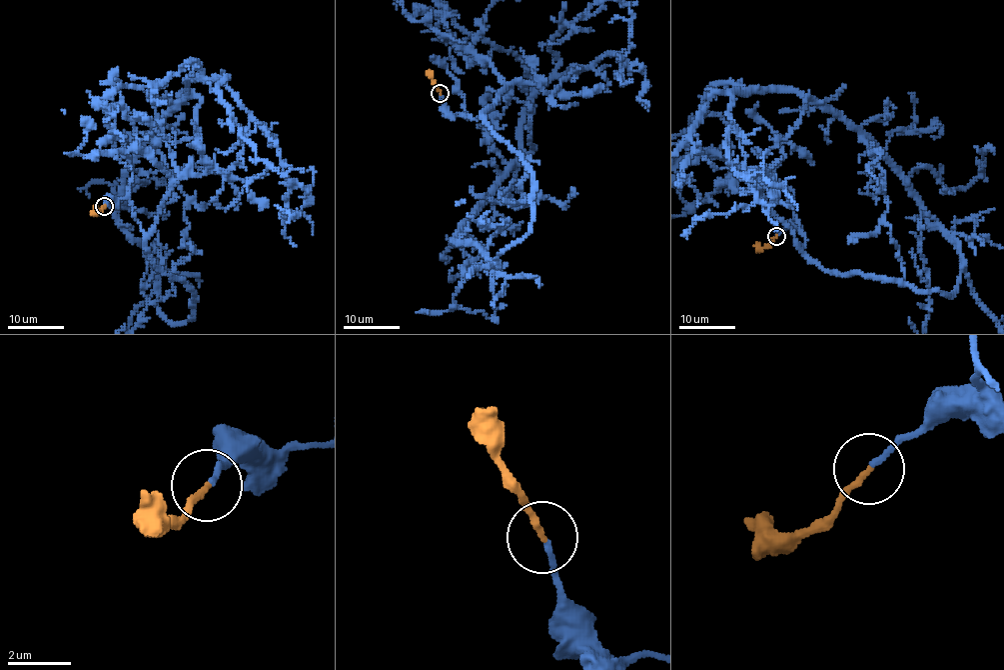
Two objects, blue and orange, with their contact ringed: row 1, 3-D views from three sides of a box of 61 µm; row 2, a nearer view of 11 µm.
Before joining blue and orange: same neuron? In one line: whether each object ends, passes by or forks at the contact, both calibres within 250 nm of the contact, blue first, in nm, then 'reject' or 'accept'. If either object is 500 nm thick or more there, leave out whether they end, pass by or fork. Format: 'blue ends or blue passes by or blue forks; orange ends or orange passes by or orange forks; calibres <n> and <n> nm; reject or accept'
blue ends; orange ends; calibres 180 and 200 nm; accept

